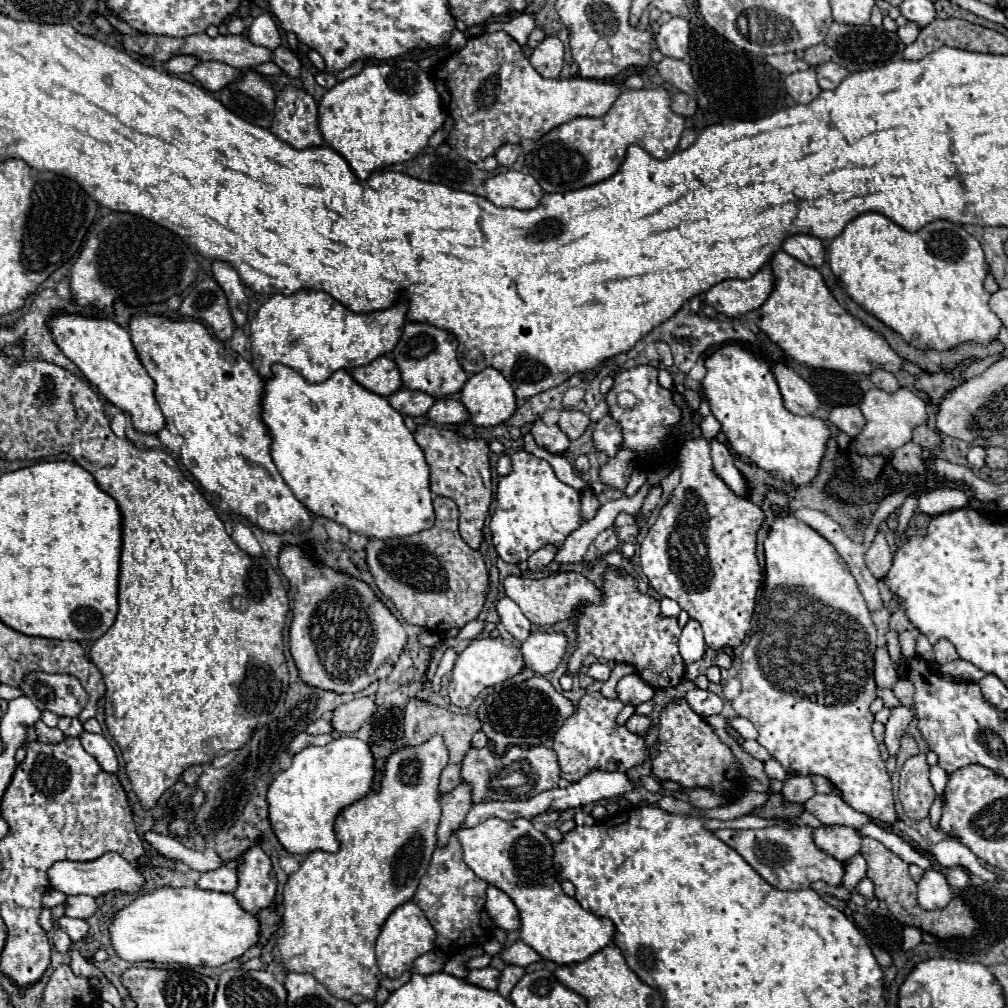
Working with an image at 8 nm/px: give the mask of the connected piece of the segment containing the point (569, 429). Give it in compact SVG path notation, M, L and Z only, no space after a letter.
M565 408L561 412L561 418L559 418L559 428L569 436L569 440L575 440L579 438L585 428L589 426L589 416L585 412L579 412L579 410L571 410L571 408Z

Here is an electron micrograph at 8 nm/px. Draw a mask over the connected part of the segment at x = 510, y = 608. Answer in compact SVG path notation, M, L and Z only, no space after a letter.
M499 598L495 602L497 614L501 618L501 624L519 640L523 642L529 636L531 630L531 622L523 616L523 612L519 610L519 606L511 600L511 598Z

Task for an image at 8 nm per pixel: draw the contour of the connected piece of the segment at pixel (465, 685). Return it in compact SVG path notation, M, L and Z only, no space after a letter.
M475 638L459 656L449 684L449 698L455 706L471 706L483 688L501 684L523 670L523 656L515 642L503 638Z

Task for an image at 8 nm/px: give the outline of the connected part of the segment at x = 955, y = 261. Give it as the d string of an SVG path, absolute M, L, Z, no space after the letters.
M867 212L867 214L857 216L855 220L851 220L851 222L845 226L843 234L839 234L839 236L831 242L831 246L829 246L829 264L831 264L833 274L839 278L841 286L845 288L845 292L851 296L851 300L855 300L863 310L867 310L869 314L873 314L875 318L879 318L879 320L881 320L883 324L887 324L891 330L899 332L899 334L901 334L911 346L915 346L915 348L947 350L947 348L951 348L951 346L957 346L957 344L969 342L969 340L979 342L979 344L987 344L987 342L995 340L997 334L999 334L1001 320L991 312L991 308L989 308L989 298L991 298L991 294L987 294L985 288L983 288L983 282L985 282L985 278L987 278L987 266L985 266L983 248L981 248L981 244L979 244L969 232L965 232L963 226L959 226L959 224L953 224L953 222L949 222L949 220L935 220L935 222L927 224L927 226L923 226L919 232L913 232L913 234L911 234L911 232L899 228L897 224L893 224L887 216L877 214L877 212Z

